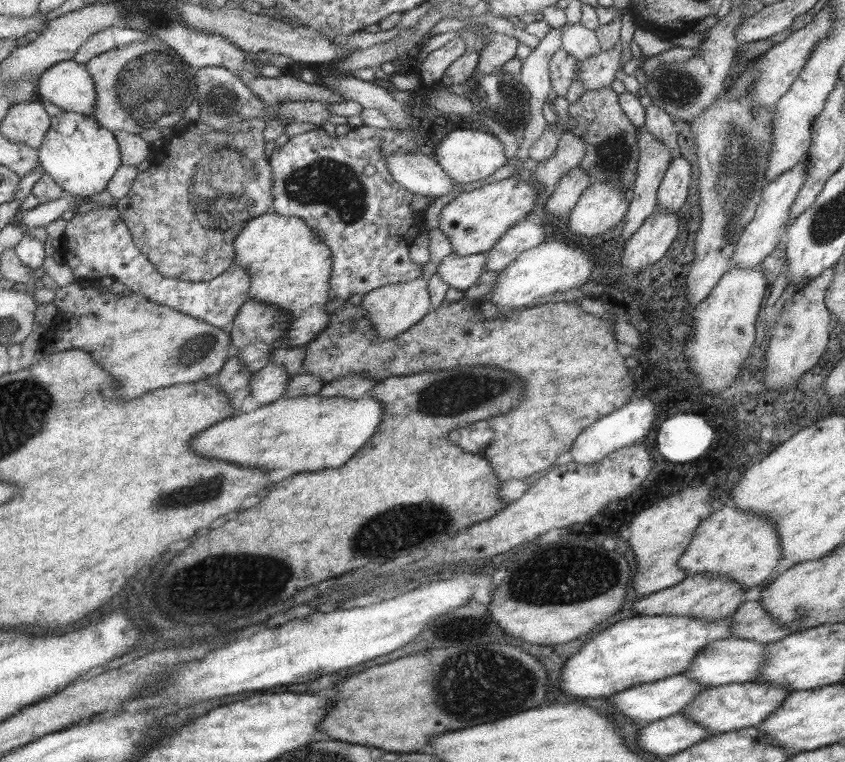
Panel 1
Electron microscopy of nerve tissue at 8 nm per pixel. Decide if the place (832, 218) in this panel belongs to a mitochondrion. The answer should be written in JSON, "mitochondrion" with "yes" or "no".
{"mitochondrion":"yes"}

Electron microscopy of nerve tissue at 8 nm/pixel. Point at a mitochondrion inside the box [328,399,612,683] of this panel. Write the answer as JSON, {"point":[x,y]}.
{"point":[394,529]}

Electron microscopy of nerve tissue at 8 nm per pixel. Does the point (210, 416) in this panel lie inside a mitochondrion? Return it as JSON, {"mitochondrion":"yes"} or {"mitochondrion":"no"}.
{"mitochondrion":"no"}

